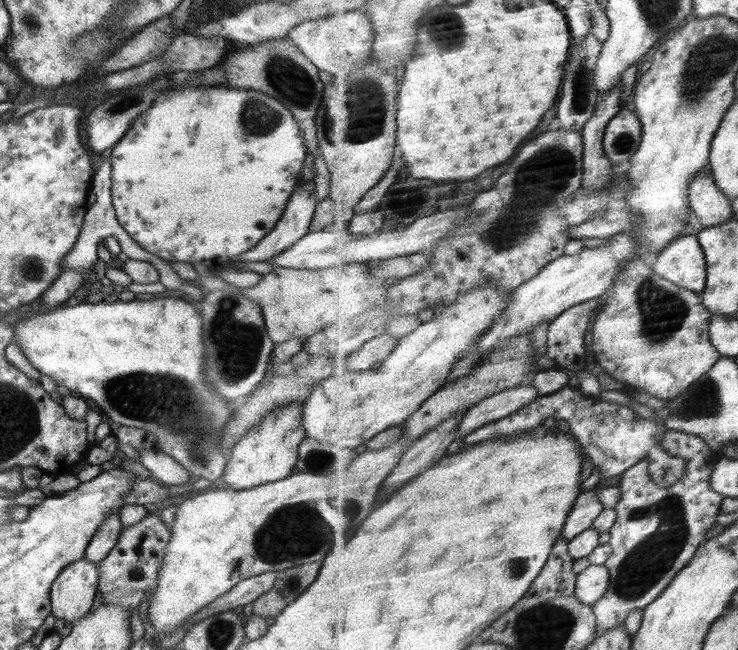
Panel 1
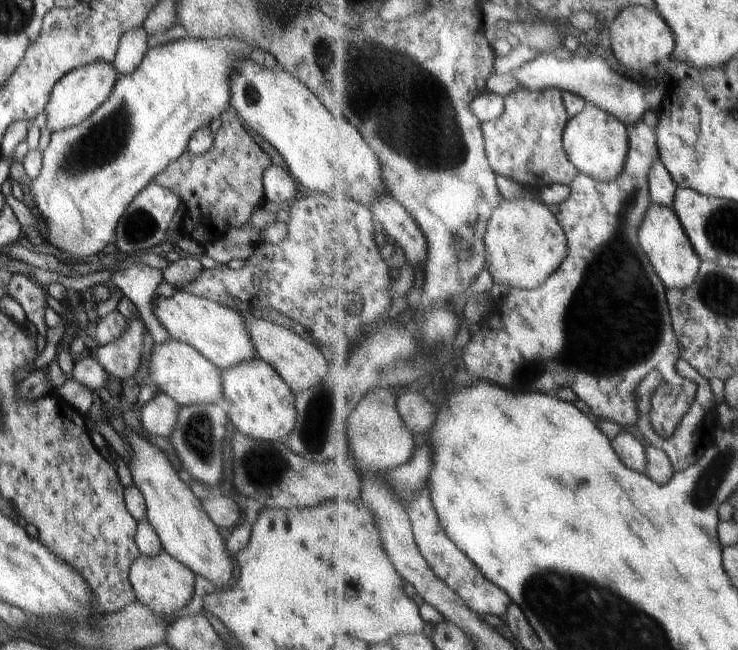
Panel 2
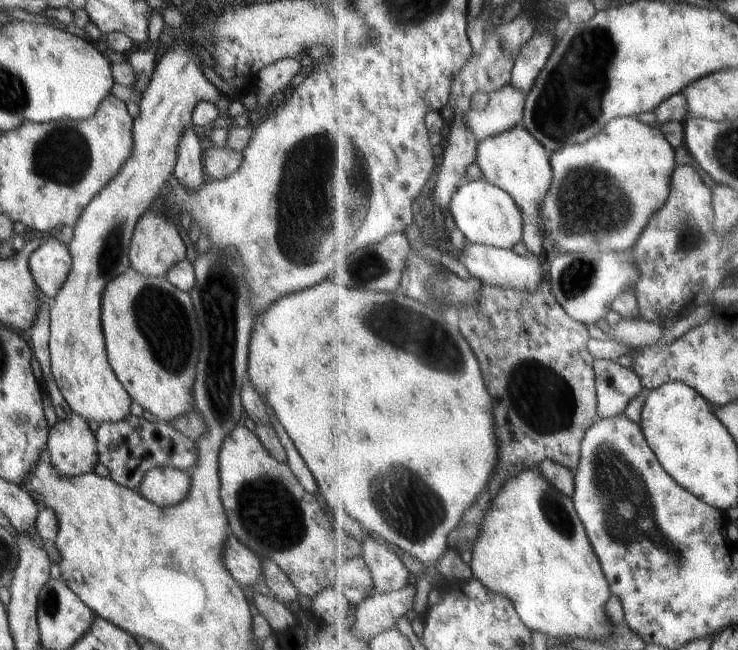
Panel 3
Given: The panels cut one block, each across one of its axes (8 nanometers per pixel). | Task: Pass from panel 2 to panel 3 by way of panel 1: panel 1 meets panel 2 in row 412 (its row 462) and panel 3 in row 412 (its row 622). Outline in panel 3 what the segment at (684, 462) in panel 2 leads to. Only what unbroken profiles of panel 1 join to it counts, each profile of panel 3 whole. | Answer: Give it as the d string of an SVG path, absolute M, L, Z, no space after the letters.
M595 359L595 371L602 419L623 415L628 404L647 390L635 368L626 368L615 360Z

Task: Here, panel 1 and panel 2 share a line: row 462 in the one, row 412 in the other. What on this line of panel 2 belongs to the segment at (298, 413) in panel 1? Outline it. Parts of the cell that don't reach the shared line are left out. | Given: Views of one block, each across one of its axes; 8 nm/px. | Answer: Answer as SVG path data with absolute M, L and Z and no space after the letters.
M260 357L243 360L223 369L221 379L222 406L238 431L263 443L286 440L296 424L295 394L267 362Z

